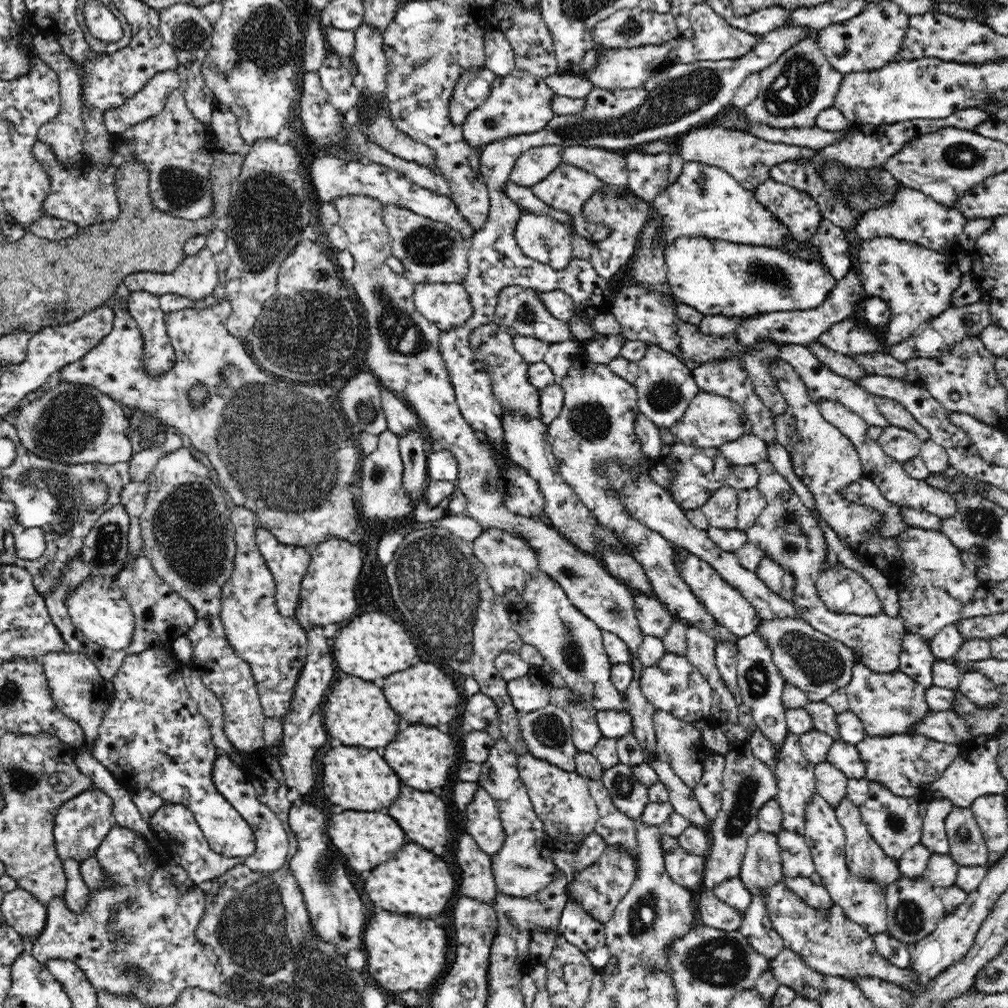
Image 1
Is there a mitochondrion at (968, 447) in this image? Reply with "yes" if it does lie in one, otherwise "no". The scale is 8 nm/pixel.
no

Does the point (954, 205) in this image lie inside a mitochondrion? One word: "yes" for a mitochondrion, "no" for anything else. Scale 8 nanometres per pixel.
no

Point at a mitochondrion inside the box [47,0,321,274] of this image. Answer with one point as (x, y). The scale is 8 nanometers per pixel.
(258, 43)

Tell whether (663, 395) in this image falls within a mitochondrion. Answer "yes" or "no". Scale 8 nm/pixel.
yes

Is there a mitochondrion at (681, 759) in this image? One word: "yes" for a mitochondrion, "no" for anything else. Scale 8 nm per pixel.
no

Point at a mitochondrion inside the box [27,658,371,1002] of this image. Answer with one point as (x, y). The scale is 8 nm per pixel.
(133, 973)

